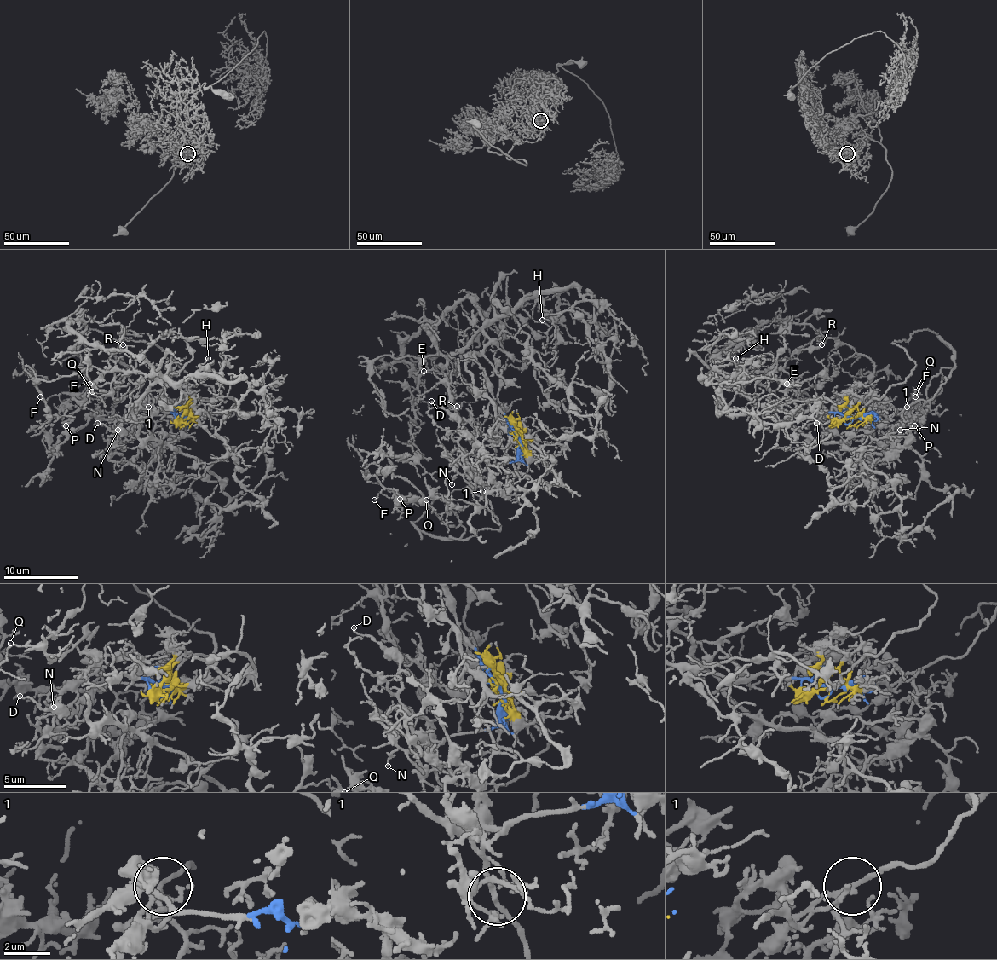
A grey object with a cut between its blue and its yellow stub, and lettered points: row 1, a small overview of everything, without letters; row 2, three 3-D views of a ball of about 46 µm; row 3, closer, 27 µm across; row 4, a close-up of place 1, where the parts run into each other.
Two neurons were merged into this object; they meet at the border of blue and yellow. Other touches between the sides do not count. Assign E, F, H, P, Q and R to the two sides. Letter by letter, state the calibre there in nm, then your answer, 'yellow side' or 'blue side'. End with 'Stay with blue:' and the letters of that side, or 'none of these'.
E: calibre 120 nm; blue side
F: calibre 180 nm; yellow side
H: calibre 150 nm; blue side
P: calibre 130 nm; yellow side
Q: calibre 140 nm; yellow side
R: calibre 200 nm; blue side
Stay with blue: E, H, R

